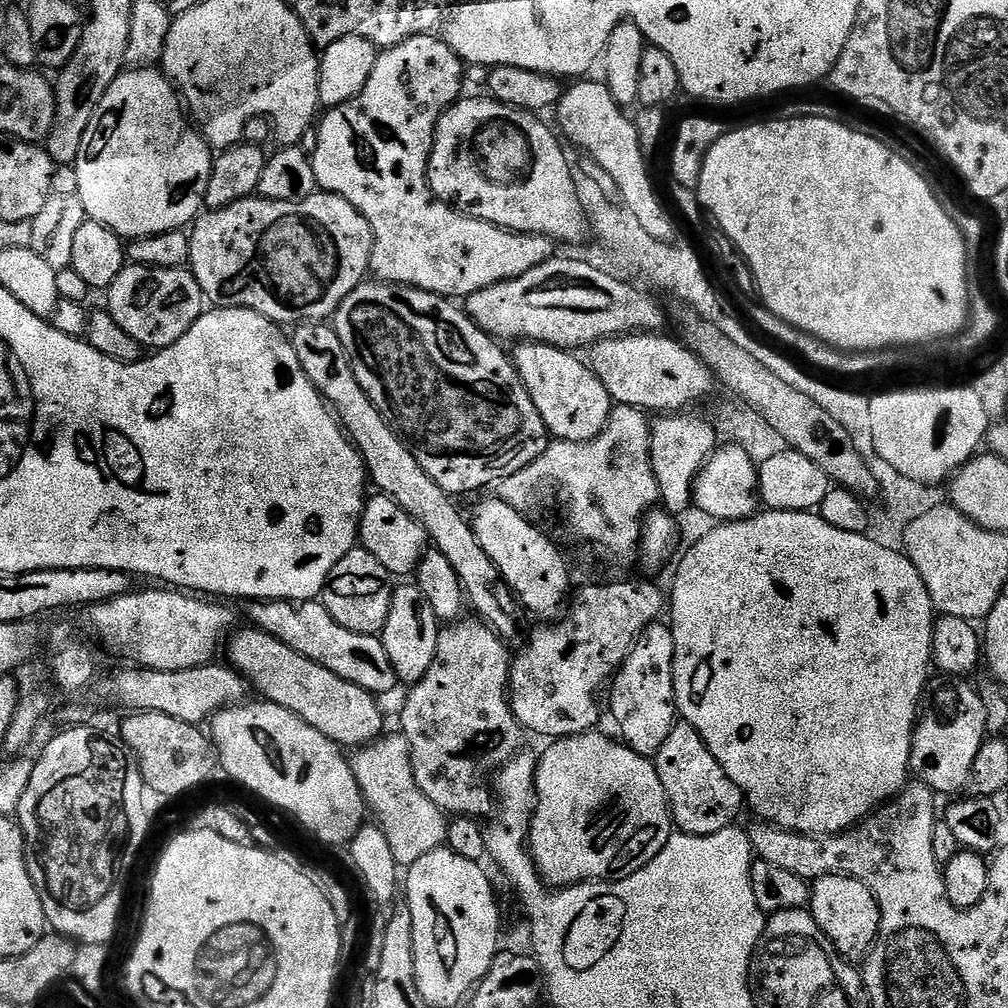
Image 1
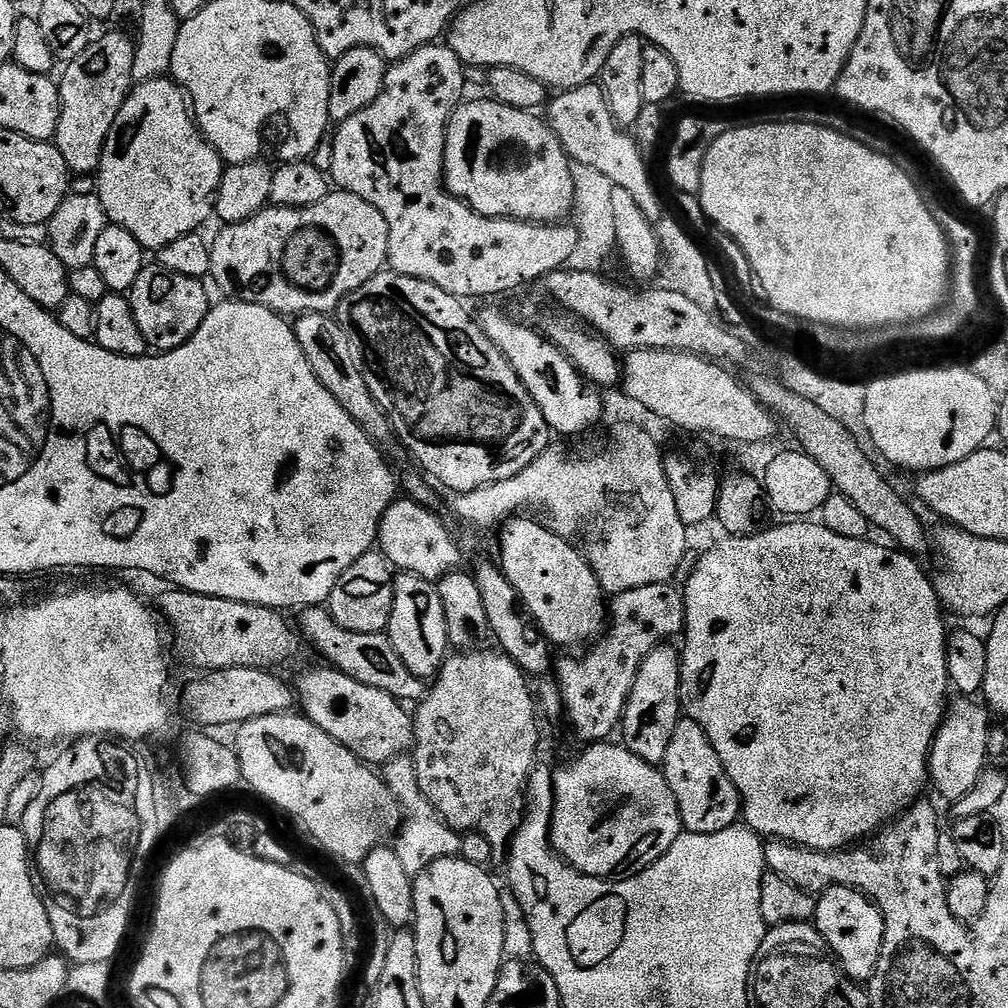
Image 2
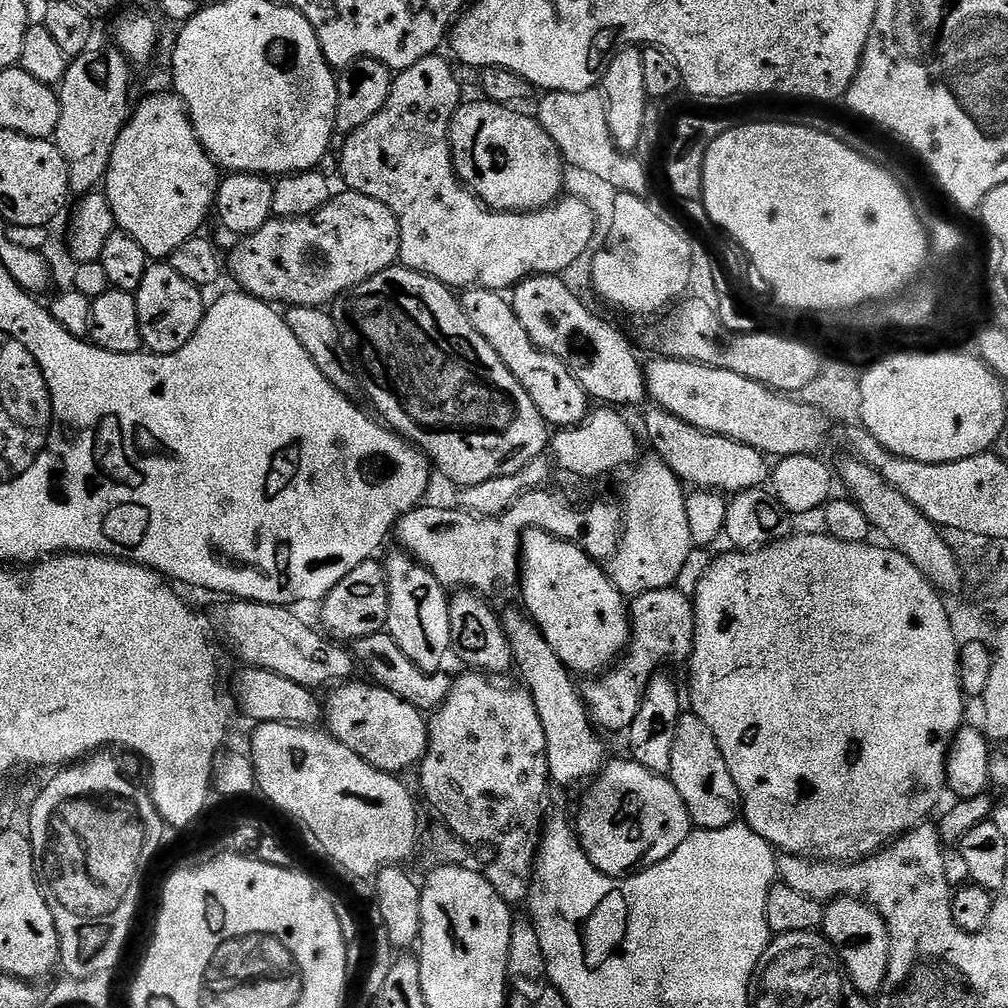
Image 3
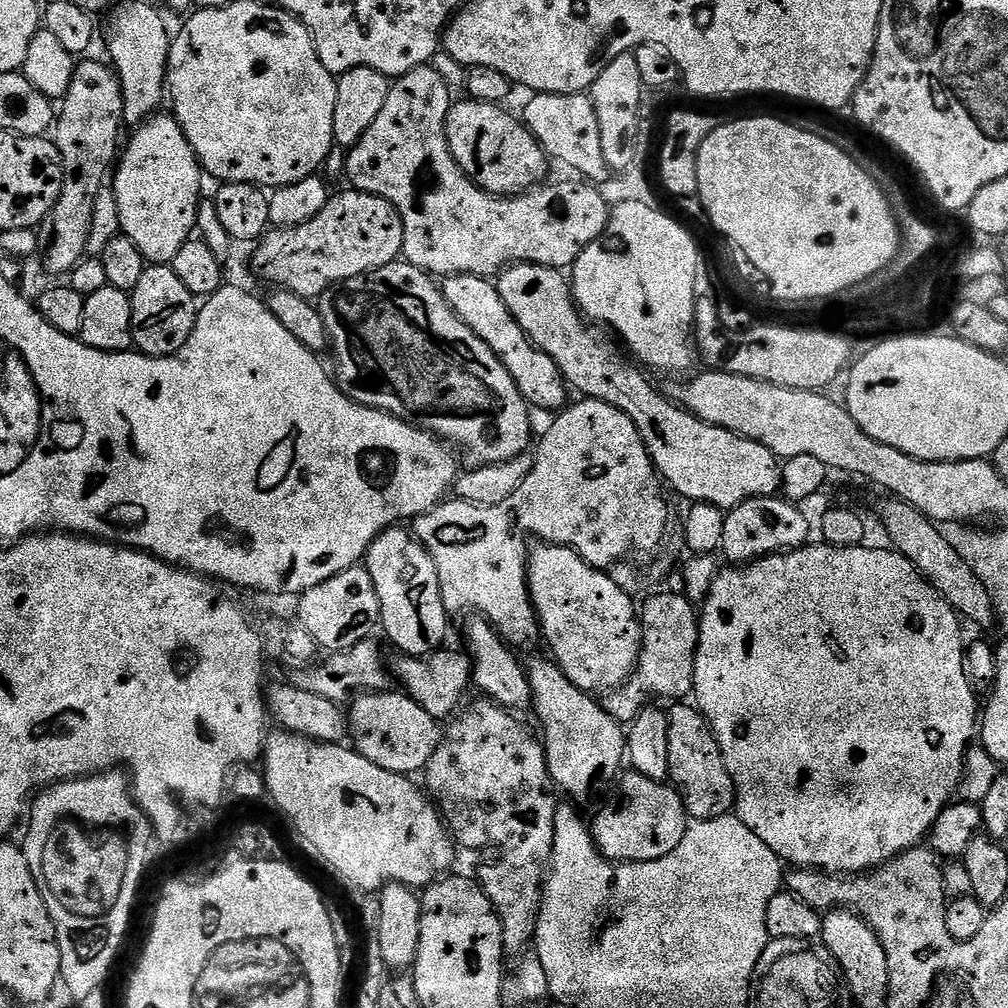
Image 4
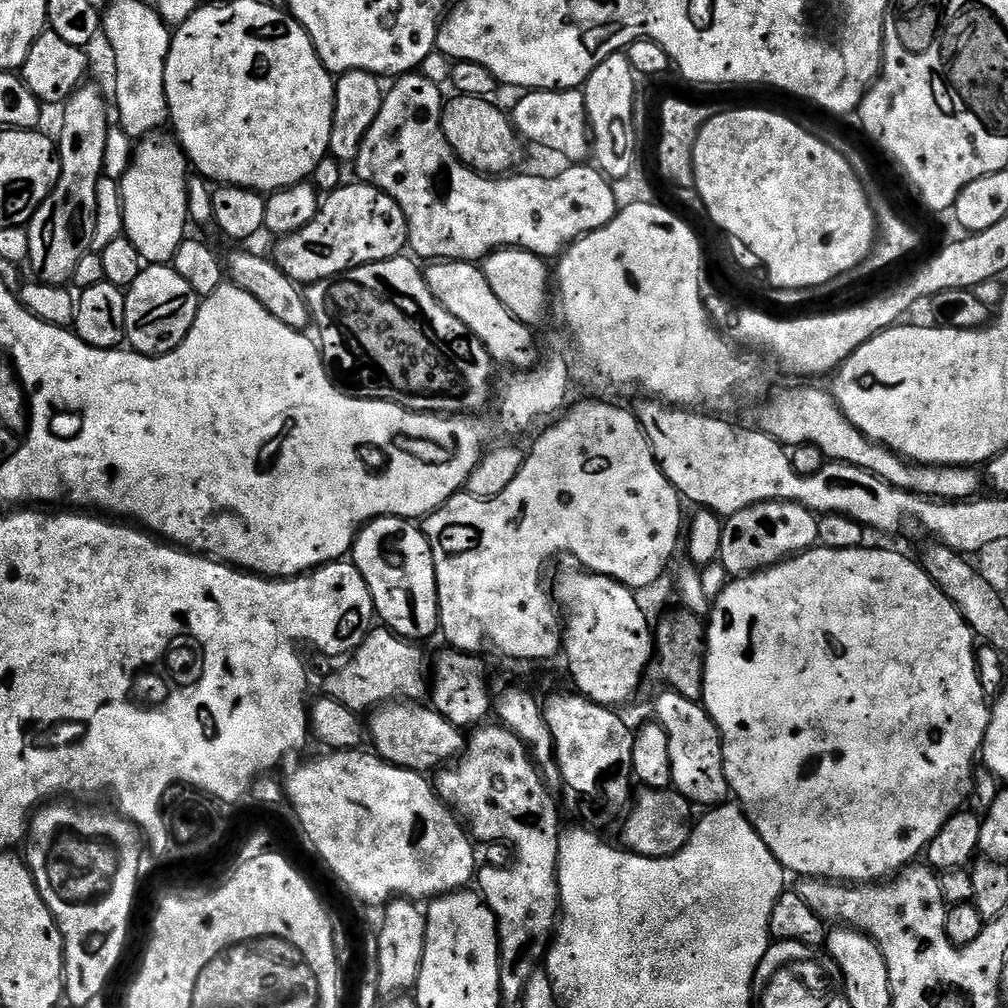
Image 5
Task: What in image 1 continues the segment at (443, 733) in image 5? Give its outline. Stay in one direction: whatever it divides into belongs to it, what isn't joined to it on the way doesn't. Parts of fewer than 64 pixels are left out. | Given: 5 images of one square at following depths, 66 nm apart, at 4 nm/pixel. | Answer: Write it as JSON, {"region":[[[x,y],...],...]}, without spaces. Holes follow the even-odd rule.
{"region":[[[255,626],[247,627],[241,627],[229,639],[226,653],[232,659],[229,660],[231,667],[255,691],[257,688],[267,703],[277,704],[298,714],[306,723],[314,726],[318,734],[326,734],[326,738],[348,750],[359,750],[381,739],[385,731],[384,716],[376,701],[379,699],[373,693],[362,690],[362,686],[354,686],[354,682],[338,678],[338,674],[330,674],[326,666],[318,666],[318,662],[298,654],[290,644],[283,644],[269,632],[262,632]]]}

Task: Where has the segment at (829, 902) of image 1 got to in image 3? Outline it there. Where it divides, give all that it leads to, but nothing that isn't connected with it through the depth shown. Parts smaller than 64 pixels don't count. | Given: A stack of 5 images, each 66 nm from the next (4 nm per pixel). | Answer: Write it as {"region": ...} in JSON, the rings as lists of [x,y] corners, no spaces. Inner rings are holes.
{"region":[[[850,896],[839,897],[825,907],[822,935],[832,945],[850,983],[860,991],[861,996],[872,998],[884,987],[884,980],[888,976],[888,931],[884,920],[877,914],[876,909],[863,900],[854,900]]]}

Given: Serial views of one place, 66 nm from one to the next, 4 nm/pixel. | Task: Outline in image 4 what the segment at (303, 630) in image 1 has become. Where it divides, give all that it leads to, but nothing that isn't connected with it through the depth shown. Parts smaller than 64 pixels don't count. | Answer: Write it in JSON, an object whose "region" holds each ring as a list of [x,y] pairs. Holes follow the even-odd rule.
{"region":[[[441,650],[423,658],[400,654],[397,655],[397,660],[391,661],[390,664],[391,675],[395,679],[396,676],[400,679],[399,687],[411,696],[414,702],[418,702],[422,706],[422,710],[426,710],[426,714],[430,714],[438,722],[455,717],[461,711],[465,701],[469,699],[469,697],[467,698],[468,688],[473,687],[472,661],[463,651],[448,651]]]}

